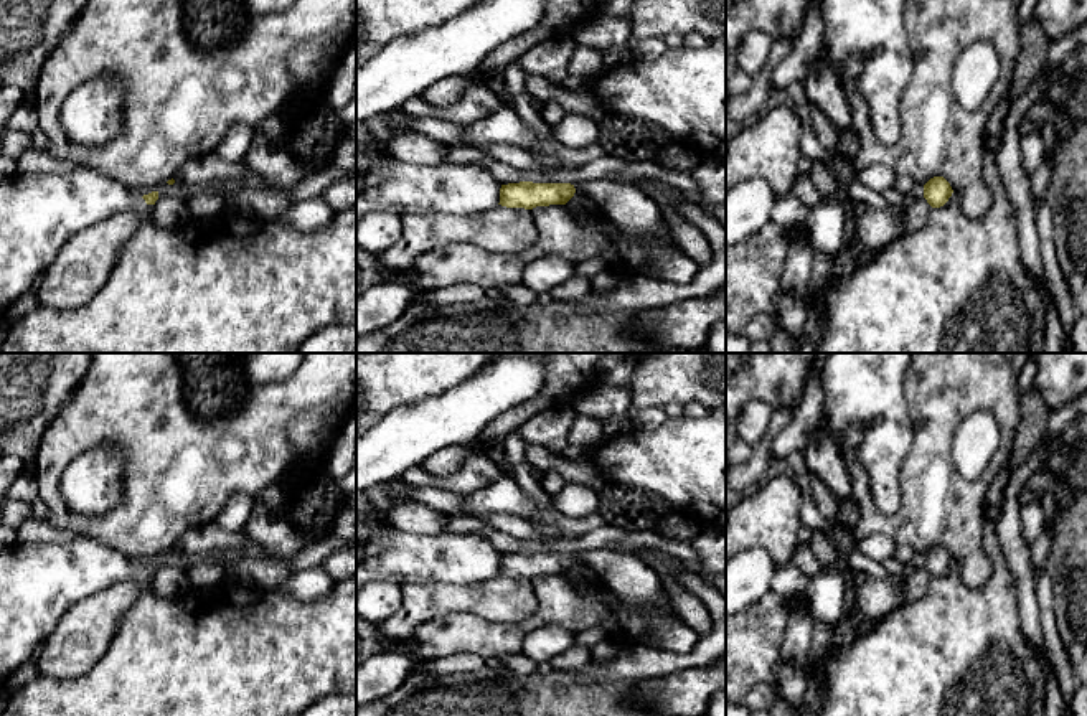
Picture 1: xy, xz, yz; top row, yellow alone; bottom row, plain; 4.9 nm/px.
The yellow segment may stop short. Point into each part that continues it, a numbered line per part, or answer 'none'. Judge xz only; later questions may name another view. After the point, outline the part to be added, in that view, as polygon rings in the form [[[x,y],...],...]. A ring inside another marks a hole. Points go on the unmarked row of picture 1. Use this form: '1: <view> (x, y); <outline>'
none

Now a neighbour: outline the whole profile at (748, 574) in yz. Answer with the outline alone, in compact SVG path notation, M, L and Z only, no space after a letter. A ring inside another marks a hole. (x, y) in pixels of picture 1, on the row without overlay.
M744 549L726 561L726 617L752 607L770 592L777 564L765 549Z

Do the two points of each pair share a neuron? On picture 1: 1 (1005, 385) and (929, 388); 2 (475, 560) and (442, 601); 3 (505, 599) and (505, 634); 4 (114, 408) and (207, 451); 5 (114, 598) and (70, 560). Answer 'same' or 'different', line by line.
1: same
2: different
3: different
4: same
5: different

